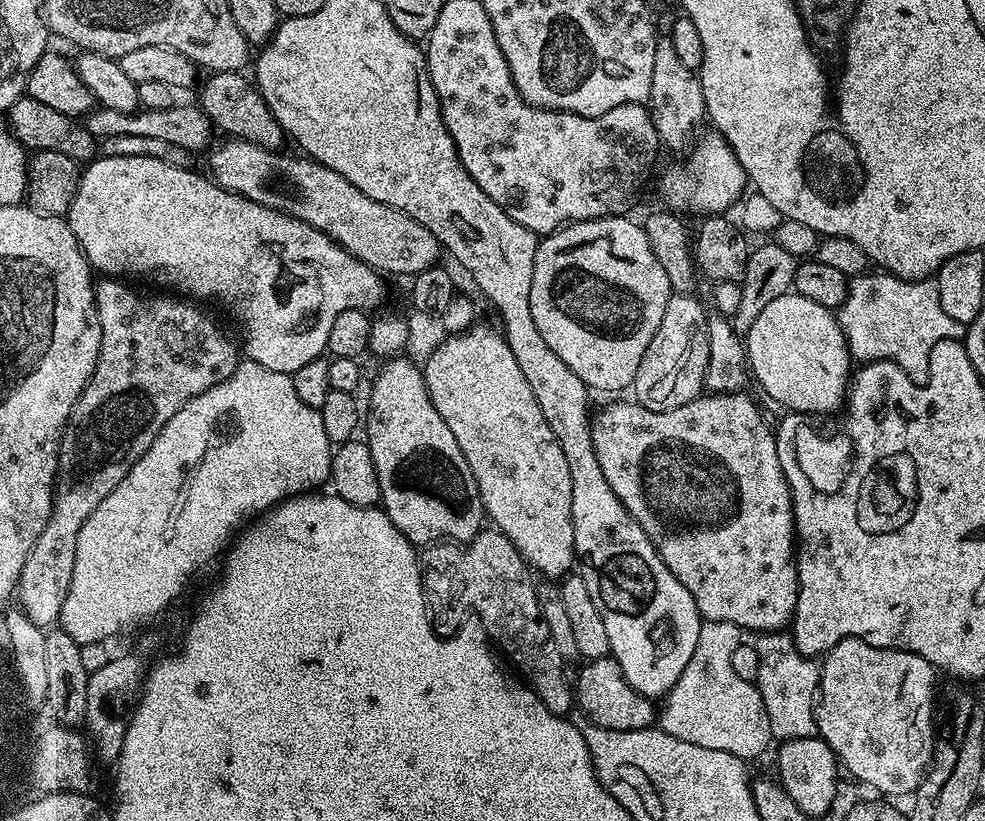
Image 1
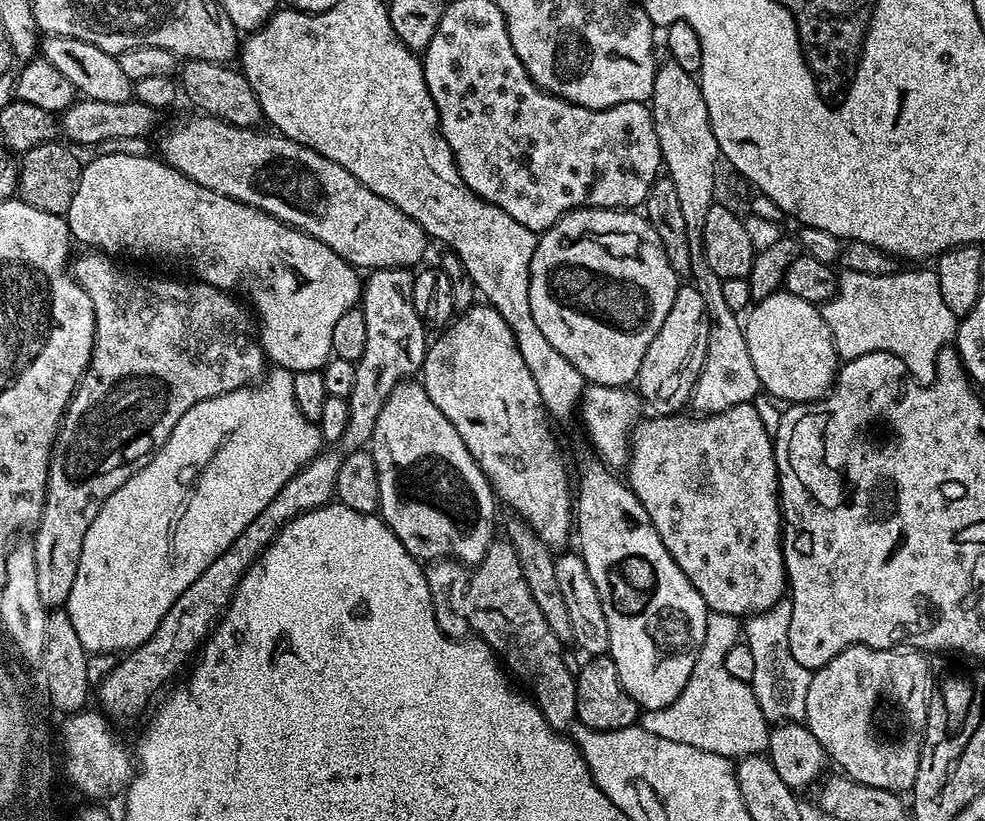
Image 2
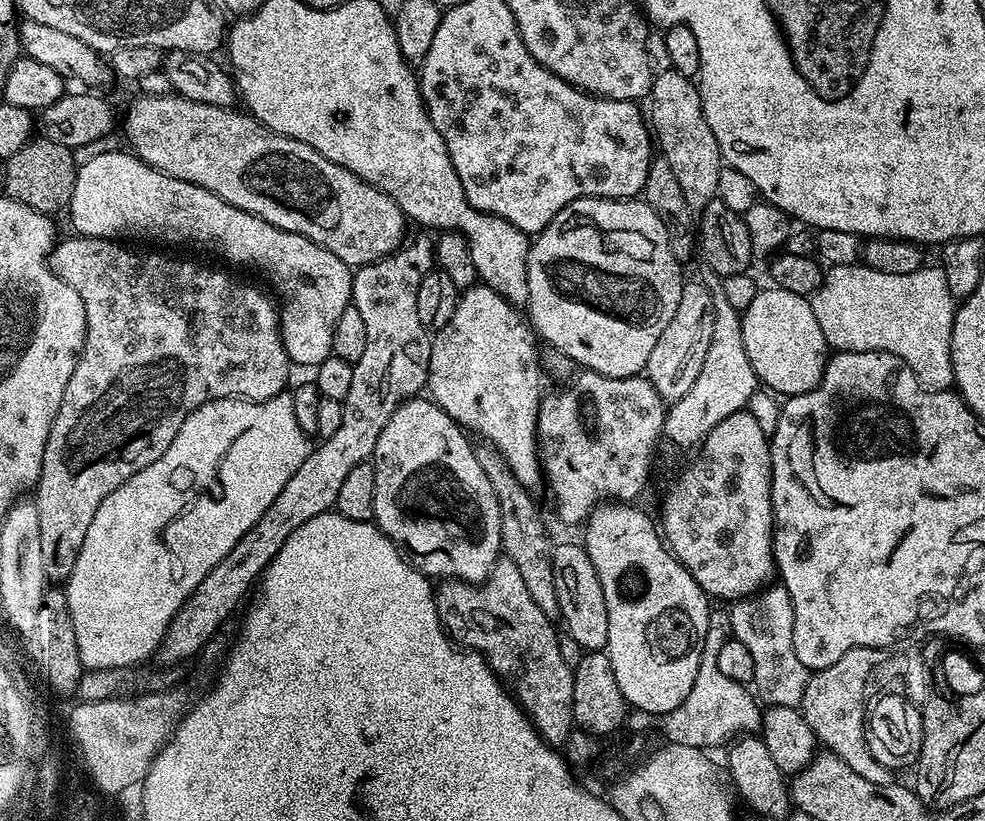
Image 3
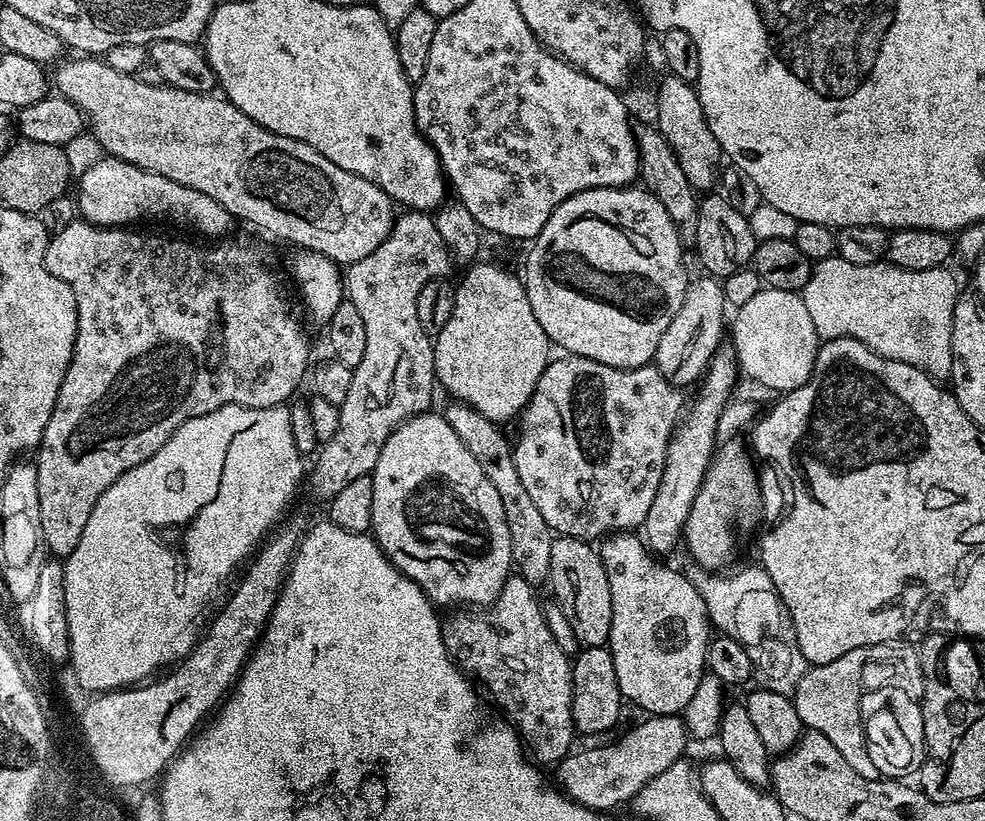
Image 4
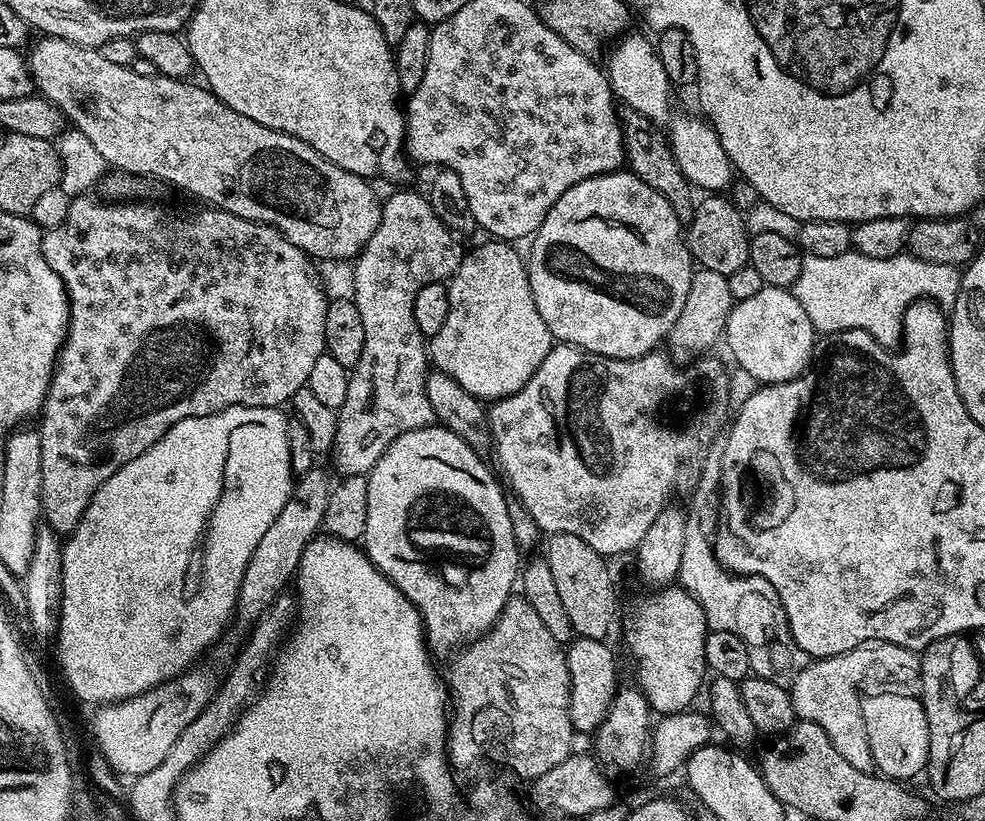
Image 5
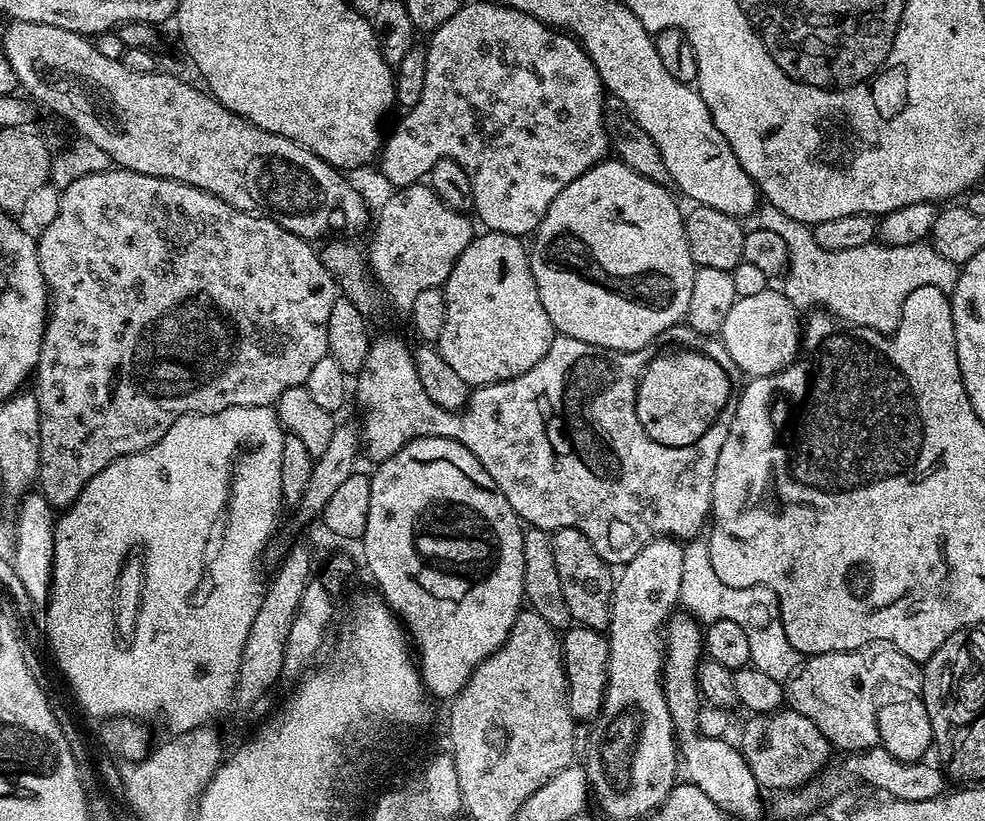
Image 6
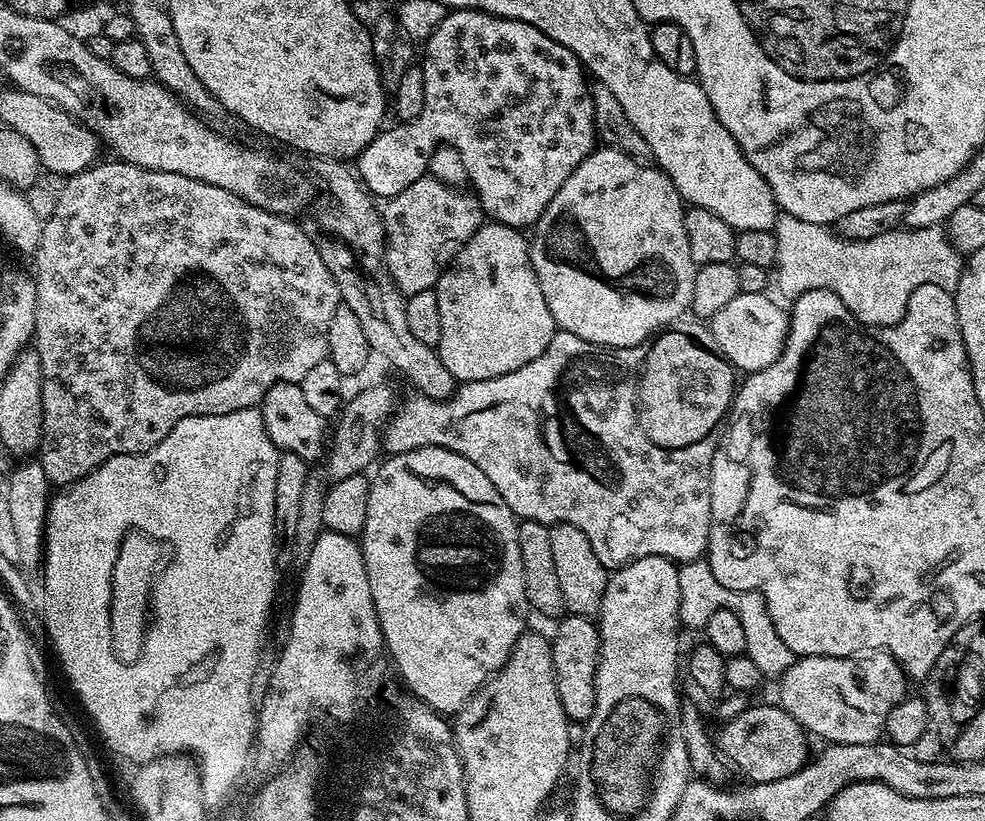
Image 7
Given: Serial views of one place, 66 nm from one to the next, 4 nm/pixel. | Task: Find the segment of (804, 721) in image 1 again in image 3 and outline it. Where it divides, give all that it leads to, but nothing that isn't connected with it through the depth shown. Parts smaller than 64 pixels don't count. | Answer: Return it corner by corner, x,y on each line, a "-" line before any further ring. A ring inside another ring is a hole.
776,582
756,593
755,596
746,596
731,605
728,612
732,636
746,650
750,650
754,657
754,692
765,705
788,706
800,708
802,698
806,694
806,686
810,669
798,662
798,654
794,654
794,606
790,602
790,594
784,589
783,584

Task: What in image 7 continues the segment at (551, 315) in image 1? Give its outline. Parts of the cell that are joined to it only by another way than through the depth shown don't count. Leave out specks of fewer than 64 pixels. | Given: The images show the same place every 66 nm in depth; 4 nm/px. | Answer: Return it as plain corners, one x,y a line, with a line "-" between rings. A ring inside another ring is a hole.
600,146
593,150
574,170
574,174
570,174
570,178
562,182
562,190
558,190
558,194
550,198
550,206
546,206
542,218
534,226
531,233
533,236
530,236
532,269
538,278
538,286
542,286
542,298
546,298
546,306
550,306
550,314
557,329
578,334
578,338
586,338
586,342
601,344
604,348
632,348
636,344
645,343
649,338
655,337
660,329
681,319
692,303
698,267
690,258
690,242
686,242
685,211
685,201
681,200
674,182
670,182
670,178
661,168
635,160
617,148

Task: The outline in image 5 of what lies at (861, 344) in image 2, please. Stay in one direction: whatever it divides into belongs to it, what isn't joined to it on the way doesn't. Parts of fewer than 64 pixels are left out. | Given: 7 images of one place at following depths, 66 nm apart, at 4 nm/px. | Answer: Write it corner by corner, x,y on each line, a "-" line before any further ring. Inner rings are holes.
850,250
838,258
805,255
794,291
817,333
866,330
884,348
895,349
904,335
904,315
916,300
932,300
950,310
958,298
960,268
938,266
911,254
870,258

